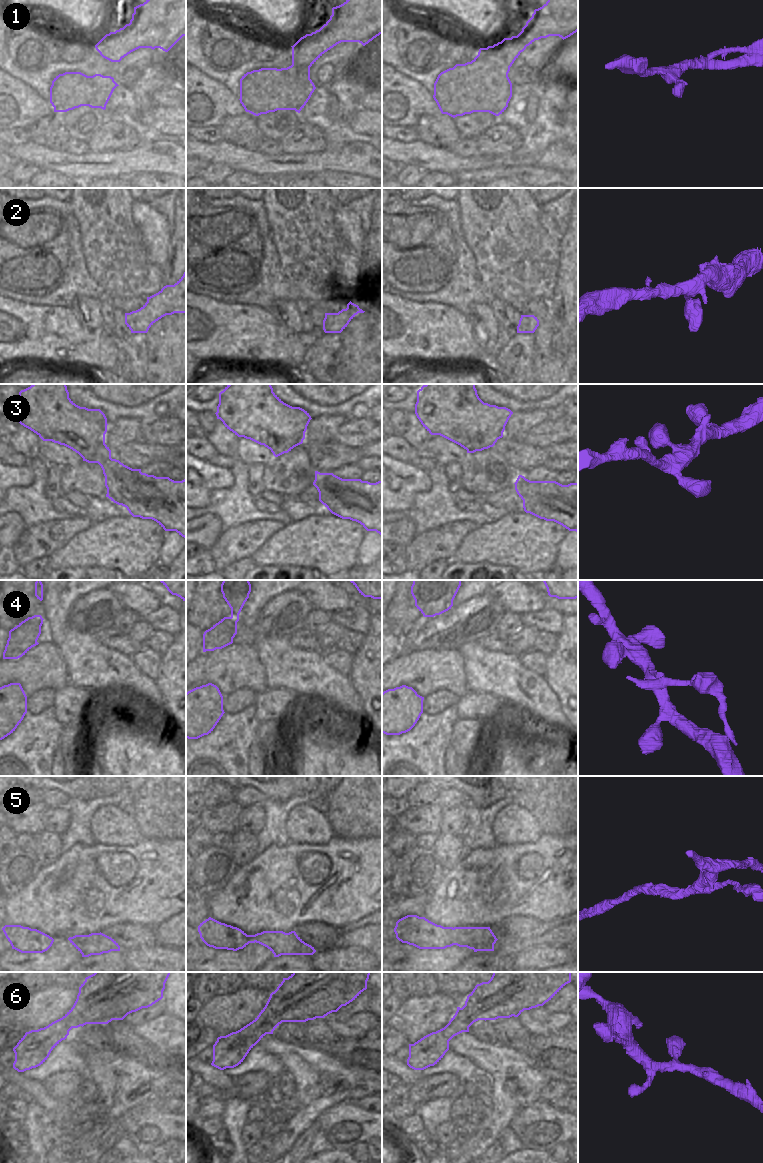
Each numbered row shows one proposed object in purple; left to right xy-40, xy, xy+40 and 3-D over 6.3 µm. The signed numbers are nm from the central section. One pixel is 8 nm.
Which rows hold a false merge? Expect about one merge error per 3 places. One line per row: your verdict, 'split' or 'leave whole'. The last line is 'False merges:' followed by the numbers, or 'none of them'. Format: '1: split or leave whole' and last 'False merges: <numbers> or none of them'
1: leave whole
2: leave whole
3: leave whole
4: split
5: split
6: leave whole
False merges: 4, 5

